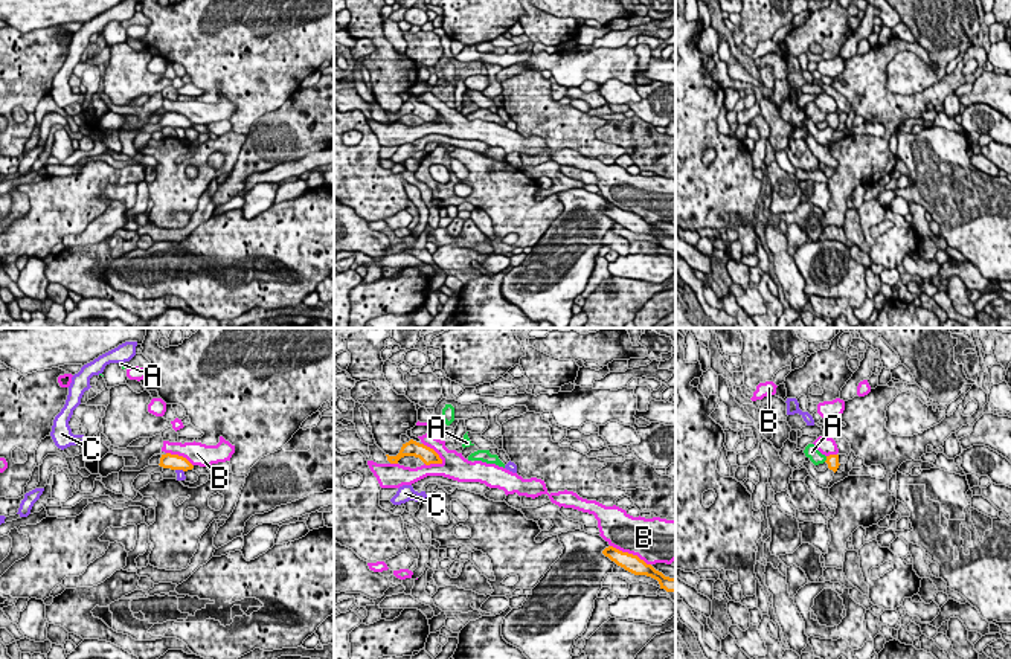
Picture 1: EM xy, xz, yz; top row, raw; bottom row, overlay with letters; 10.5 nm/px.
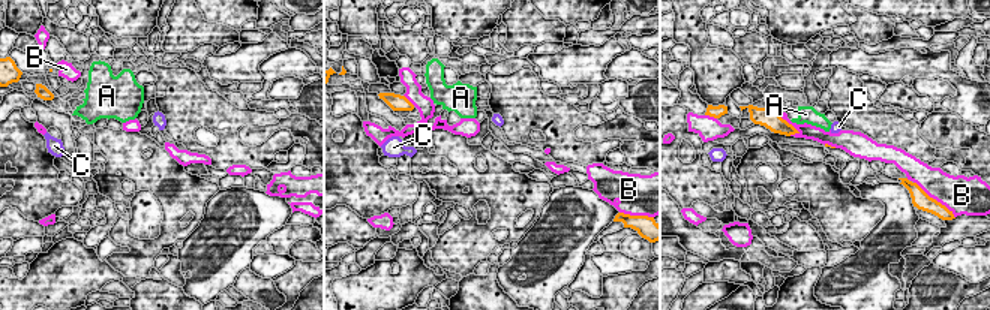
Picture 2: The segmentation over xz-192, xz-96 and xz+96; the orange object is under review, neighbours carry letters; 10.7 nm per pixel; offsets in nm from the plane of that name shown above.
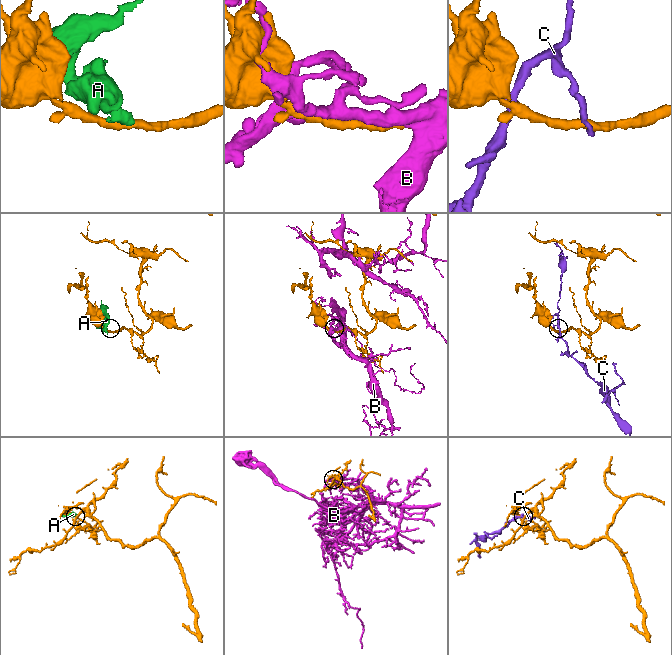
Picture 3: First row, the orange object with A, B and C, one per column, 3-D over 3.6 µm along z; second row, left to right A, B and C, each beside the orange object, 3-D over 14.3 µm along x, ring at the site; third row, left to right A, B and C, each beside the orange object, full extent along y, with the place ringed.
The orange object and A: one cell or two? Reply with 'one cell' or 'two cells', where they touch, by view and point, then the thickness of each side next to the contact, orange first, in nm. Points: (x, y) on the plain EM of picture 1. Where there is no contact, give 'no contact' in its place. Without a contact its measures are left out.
two cells | yz (827, 118) | 130/140 nm

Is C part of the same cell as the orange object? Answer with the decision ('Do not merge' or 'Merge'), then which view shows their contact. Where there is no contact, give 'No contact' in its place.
Do not merge. Touches orange in xy

